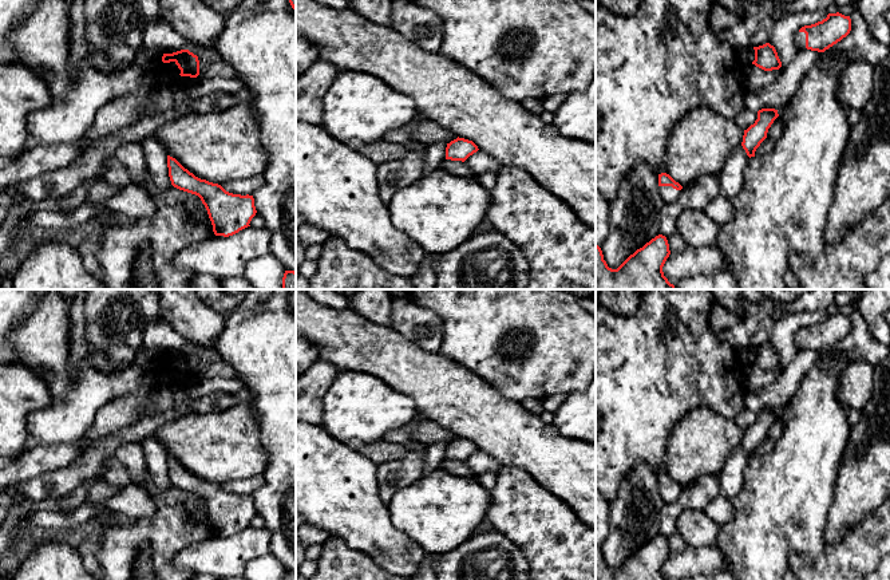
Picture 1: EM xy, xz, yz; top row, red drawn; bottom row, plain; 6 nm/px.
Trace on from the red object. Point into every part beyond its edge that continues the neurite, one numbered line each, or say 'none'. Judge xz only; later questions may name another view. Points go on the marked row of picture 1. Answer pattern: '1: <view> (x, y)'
none

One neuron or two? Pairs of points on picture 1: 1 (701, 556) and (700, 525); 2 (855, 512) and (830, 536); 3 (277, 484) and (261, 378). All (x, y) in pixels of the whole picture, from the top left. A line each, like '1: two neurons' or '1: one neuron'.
1: two neurons
2: one neuron
3: one neuron

